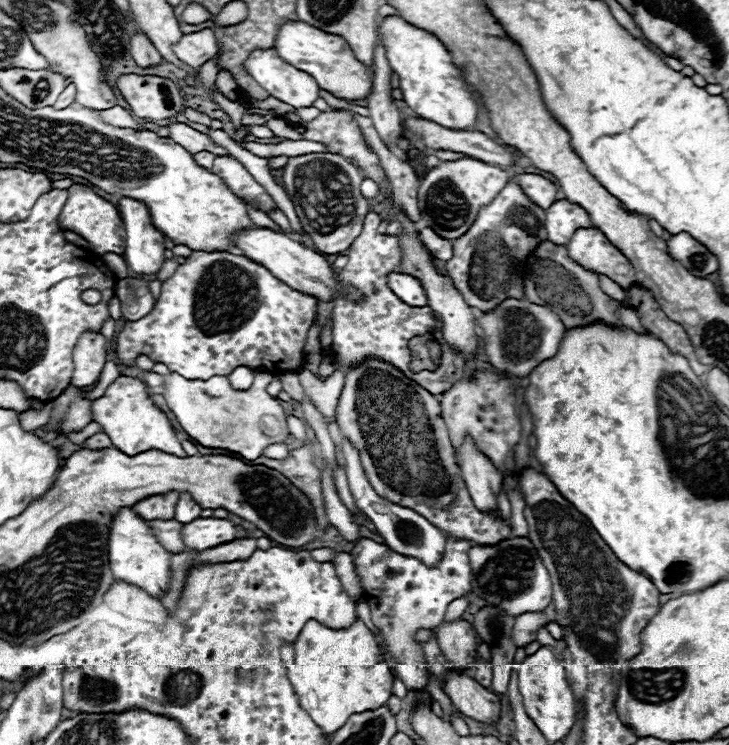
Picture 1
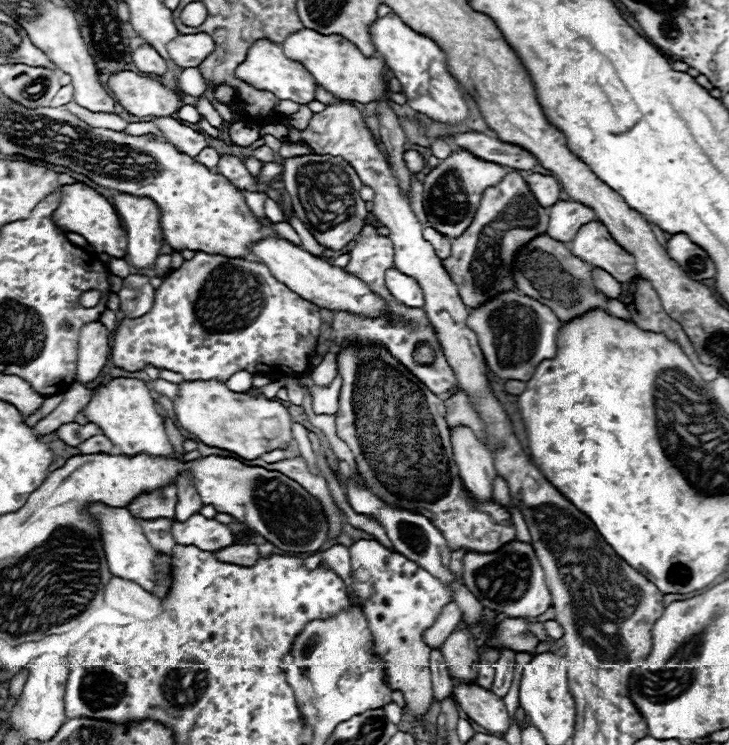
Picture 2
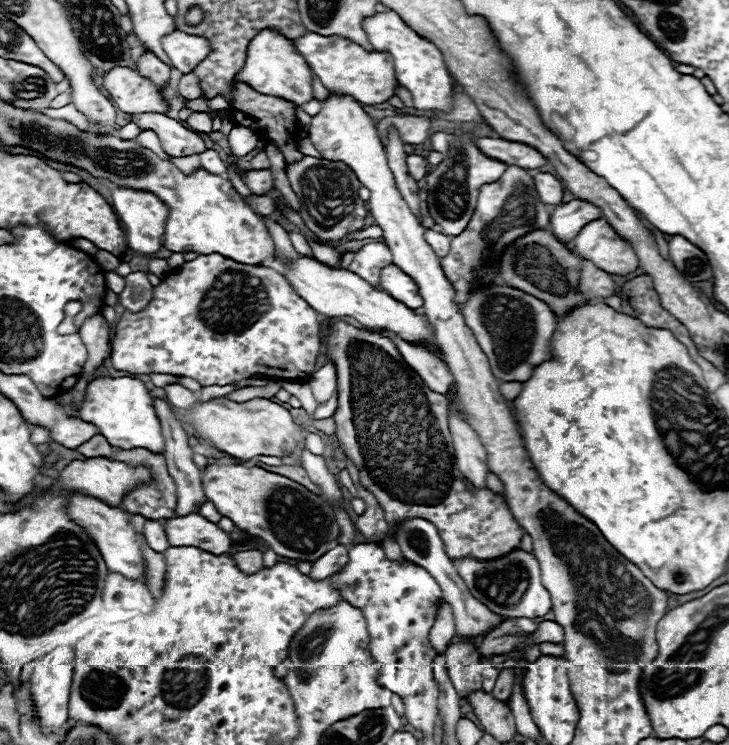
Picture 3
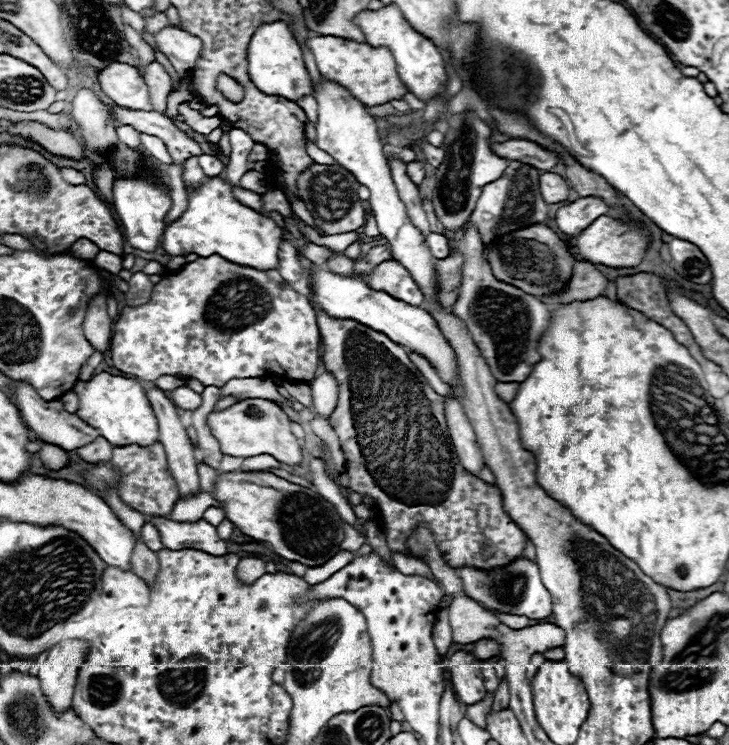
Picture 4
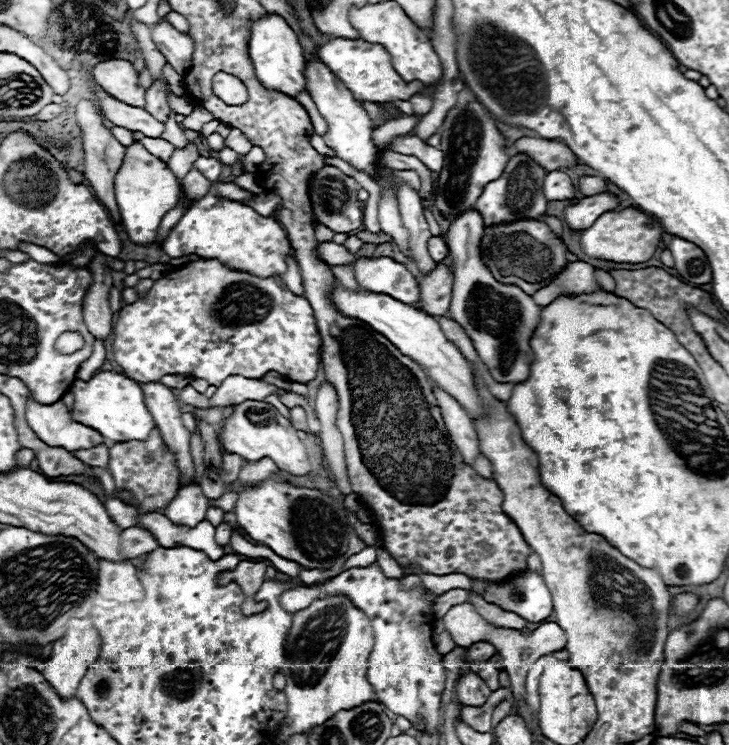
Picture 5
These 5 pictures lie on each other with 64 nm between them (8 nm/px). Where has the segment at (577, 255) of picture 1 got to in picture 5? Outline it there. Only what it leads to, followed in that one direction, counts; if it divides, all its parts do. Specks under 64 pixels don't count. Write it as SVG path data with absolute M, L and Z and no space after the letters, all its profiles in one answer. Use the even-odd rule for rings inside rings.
M626 208L622 212L608 212L602 214L588 230L580 236L580 246L586 256L596 260L608 260L608 262L626 262L626 264L638 264L652 258L658 242L662 236L662 224L654 220L652 216L636 210Z

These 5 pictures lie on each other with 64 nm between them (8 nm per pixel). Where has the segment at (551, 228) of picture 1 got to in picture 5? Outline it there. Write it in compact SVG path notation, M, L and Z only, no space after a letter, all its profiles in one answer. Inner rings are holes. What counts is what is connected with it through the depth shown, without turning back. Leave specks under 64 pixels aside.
M612 194L586 196L576 204L564 208L564 222L572 230L586 230L596 222L598 216L606 214L608 210L614 210L616 206L618 206L618 200Z

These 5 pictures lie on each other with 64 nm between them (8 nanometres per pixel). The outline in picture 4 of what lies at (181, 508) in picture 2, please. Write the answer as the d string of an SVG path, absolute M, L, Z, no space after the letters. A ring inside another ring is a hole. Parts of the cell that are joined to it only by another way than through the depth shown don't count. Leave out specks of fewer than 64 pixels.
M152 388L146 392L148 394L148 400L150 400L150 406L154 410L154 416L158 420L158 428L160 428L160 442L166 450L166 458L168 458L168 470L170 474L174 476L176 480L176 486L178 486L178 494L180 498L188 498L188 496L194 496L194 494L200 494L202 488L200 488L200 478L198 478L198 470L196 470L196 458L194 458L194 446L186 434L186 428L180 424L180 418L178 418L178 412L176 412L176 406L172 404L172 400L166 396L164 390L160 388Z

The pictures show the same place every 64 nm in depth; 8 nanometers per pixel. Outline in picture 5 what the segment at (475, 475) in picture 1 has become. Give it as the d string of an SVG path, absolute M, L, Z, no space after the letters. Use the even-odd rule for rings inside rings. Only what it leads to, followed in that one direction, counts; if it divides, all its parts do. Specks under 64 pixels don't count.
M434 390L438 406L442 410L442 418L446 422L448 434L454 442L454 446L458 448L458 452L462 454L462 460L466 464L474 464L474 460L478 458L478 436L476 430L472 426L472 418L468 416L468 412L444 390Z

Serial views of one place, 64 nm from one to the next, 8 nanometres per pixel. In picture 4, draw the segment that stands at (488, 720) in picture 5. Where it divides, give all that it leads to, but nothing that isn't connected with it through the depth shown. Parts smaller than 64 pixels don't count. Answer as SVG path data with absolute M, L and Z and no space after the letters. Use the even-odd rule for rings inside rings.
M486 694L484 696L484 702L476 702L472 706L466 706L466 716L480 728L486 728L486 712L490 710L492 706L492 694Z

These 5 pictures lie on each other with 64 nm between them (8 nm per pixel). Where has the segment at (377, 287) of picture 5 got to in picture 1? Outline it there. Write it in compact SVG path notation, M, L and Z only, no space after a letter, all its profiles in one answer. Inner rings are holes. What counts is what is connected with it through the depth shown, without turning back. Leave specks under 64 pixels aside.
M388 274L388 286L408 306L426 306L428 304L422 282L410 274Z

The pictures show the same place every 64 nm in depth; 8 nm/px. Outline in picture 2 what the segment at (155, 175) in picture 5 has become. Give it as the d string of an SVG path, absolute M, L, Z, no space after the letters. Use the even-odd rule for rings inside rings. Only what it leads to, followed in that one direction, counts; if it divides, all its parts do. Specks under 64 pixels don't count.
M114 194L112 204L126 230L126 260L136 268L152 268L164 244L156 204L150 198L136 198L130 194Z

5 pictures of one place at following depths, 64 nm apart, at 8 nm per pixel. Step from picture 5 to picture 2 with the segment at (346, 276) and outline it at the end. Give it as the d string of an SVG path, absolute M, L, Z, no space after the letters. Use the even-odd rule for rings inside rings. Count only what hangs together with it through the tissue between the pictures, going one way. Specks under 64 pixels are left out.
M290 216L290 226L296 230L296 234L300 236L300 242L302 242L302 246L308 250L308 252L312 252L312 254L316 254L316 256L322 256L322 252L324 252L324 248L312 238L312 234L308 234L308 230L306 230L306 226L296 218L296 216Z

